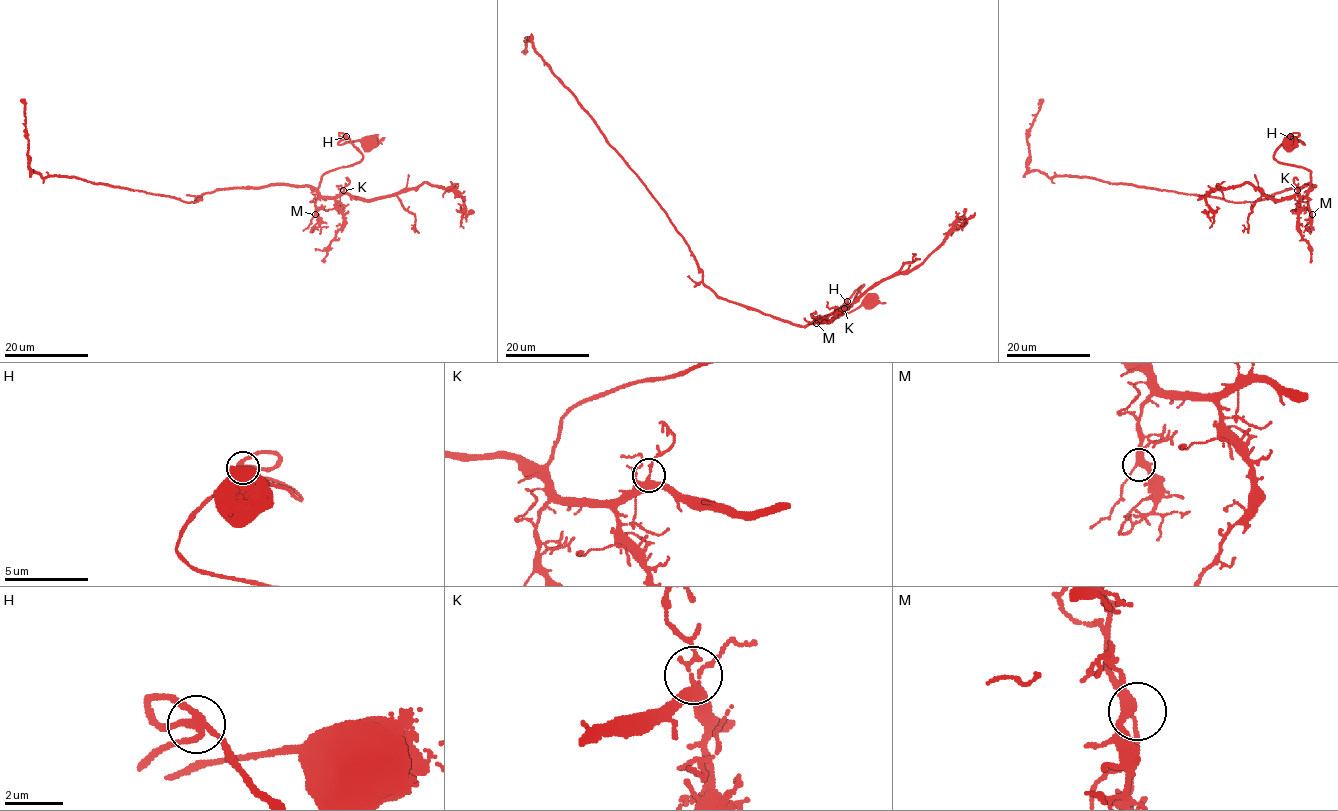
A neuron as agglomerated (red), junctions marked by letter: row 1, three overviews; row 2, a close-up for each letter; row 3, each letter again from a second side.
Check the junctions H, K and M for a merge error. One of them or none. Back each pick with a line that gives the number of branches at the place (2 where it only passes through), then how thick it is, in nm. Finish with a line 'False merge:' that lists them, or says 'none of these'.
False merge: none of these

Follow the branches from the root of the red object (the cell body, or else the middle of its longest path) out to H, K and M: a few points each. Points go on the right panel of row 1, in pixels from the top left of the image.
H: (1262, 199), (1288, 188), (1315, 185), (1310, 187), (1311, 173), (1308, 170), (1280, 163), (1273, 157), (1290, 136)
K: (1262, 199), (1288, 188), (1315, 185), (1305, 197), (1297, 190)
M: (1262, 199), (1288, 188), (1315, 185), (1307, 193), (1308, 210), (1312, 214)

